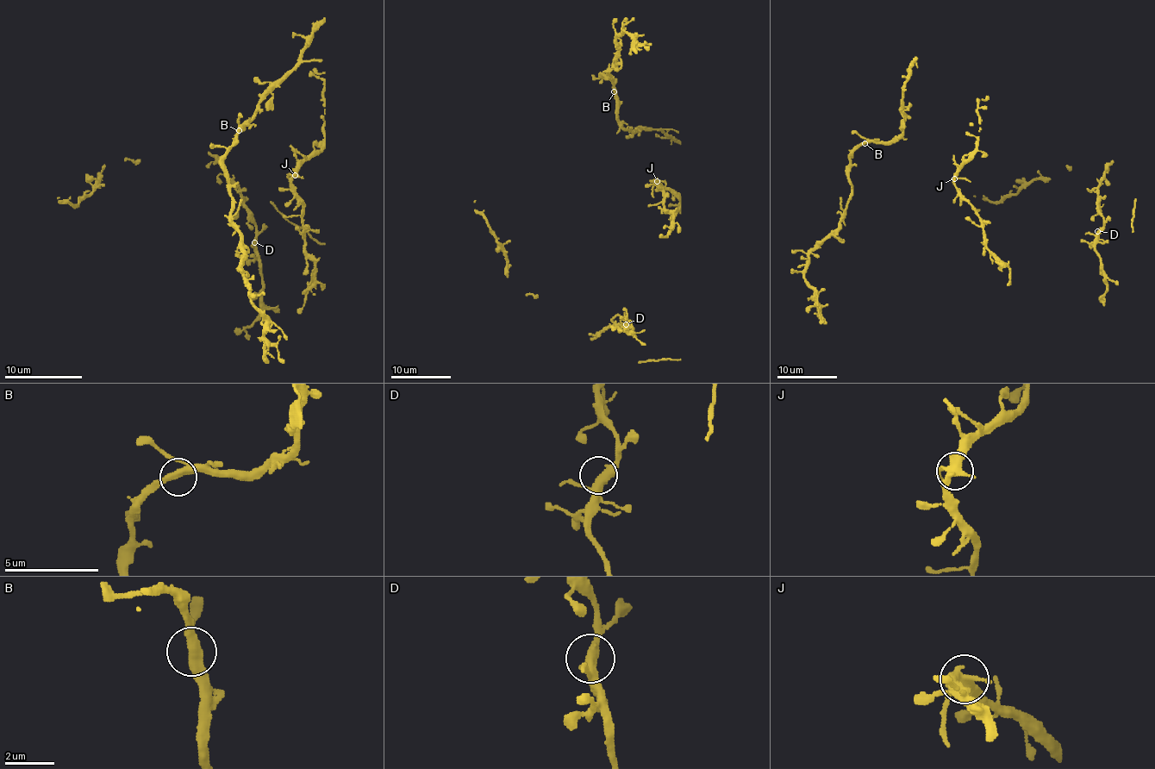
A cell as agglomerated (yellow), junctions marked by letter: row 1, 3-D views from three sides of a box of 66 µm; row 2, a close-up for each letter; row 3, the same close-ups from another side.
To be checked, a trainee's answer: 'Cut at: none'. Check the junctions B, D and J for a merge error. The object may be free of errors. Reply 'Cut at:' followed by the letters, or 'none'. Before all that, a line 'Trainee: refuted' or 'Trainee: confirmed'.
Trainee: confirmed
Cut at: none

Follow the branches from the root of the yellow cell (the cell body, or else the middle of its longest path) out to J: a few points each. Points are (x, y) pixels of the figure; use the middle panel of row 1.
J: (664, 210), (664, 194), (654, 182), (658, 180)

